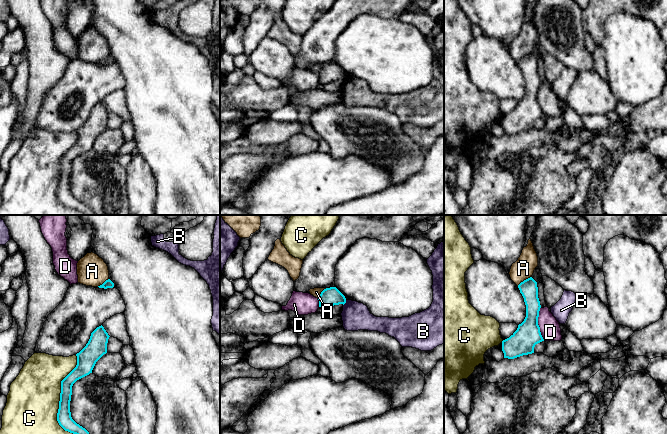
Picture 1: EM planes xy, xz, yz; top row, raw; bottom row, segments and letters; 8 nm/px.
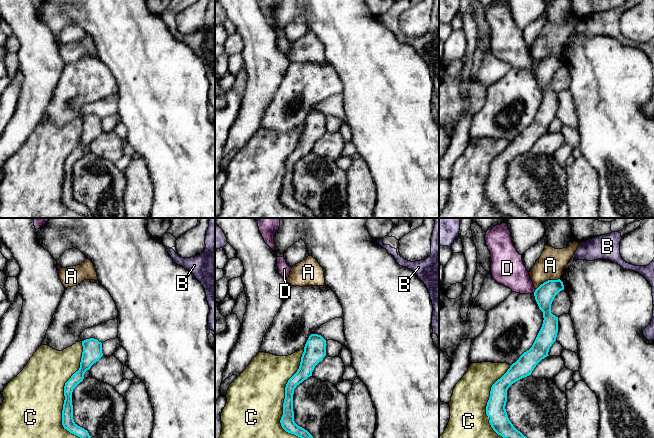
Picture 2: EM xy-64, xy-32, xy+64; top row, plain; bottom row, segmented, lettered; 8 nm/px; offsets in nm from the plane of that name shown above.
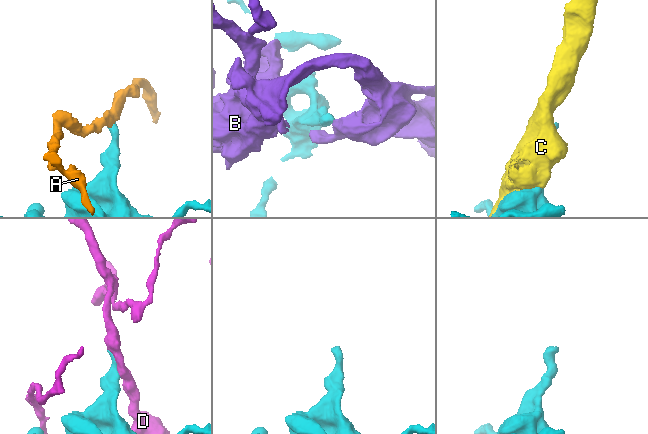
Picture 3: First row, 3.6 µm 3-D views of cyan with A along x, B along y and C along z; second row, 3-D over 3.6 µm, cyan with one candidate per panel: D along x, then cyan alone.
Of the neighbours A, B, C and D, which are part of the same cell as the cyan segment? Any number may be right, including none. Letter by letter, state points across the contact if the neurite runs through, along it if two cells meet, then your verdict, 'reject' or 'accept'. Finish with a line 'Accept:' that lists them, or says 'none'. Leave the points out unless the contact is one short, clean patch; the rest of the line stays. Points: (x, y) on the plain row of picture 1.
A: along yz (531, 52), (517, 61) | reject
B: along xz (346, 76), (343, 81) | reject
C: reject
D: along yz (540, 83), (538, 102), (540, 110), (544, 115) | reject
Accept: none

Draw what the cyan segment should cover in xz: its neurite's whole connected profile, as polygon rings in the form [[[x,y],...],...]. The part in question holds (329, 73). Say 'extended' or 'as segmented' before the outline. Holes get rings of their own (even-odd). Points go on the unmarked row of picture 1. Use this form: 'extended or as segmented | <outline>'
as segmented | [[[336,63],[324,65],[318,73],[318,76],[319,83],[323,85],[346,79],[345,72]]]

